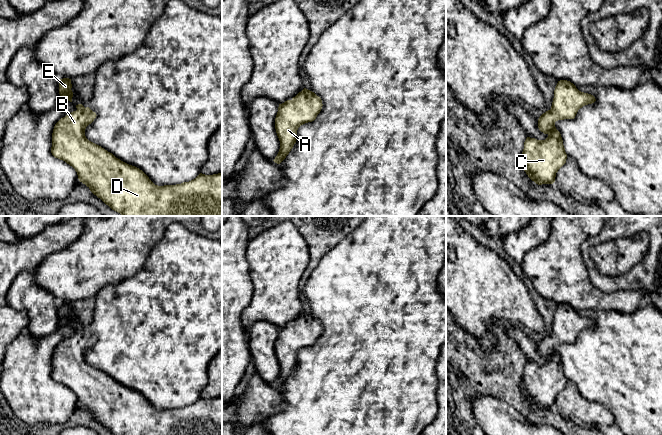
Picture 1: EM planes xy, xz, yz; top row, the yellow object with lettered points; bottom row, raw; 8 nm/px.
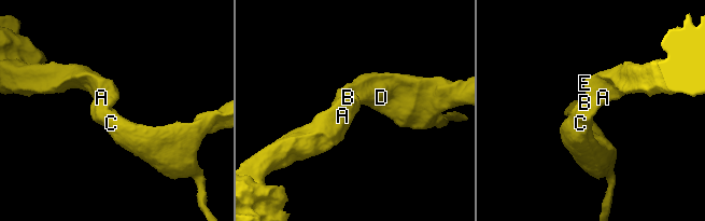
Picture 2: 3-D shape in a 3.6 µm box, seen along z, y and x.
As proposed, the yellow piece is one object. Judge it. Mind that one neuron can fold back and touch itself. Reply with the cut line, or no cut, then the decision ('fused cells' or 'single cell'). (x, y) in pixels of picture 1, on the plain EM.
no cut; single cell

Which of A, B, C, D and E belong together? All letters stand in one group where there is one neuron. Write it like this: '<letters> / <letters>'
A B C D E

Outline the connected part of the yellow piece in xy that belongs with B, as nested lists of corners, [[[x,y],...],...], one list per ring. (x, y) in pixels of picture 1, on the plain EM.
[[[82,328],[61,342],[52,357],[51,377],[65,385],[77,396],[80,406],[114,435],[222,435],[222,396],[213,399],[200,397],[195,403],[176,409],[155,409],[139,392],[116,382],[85,360],[86,351],[96,337]]]

